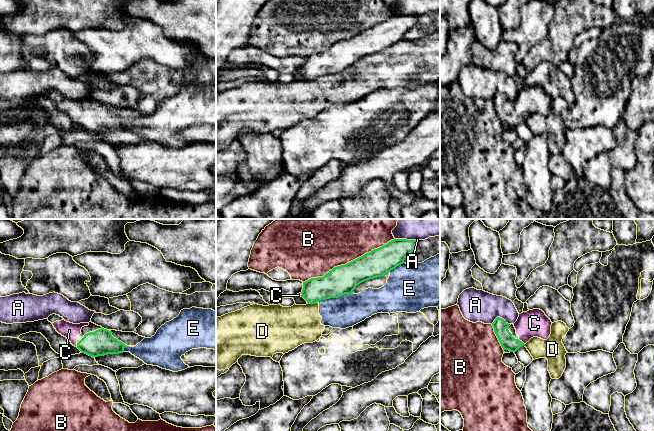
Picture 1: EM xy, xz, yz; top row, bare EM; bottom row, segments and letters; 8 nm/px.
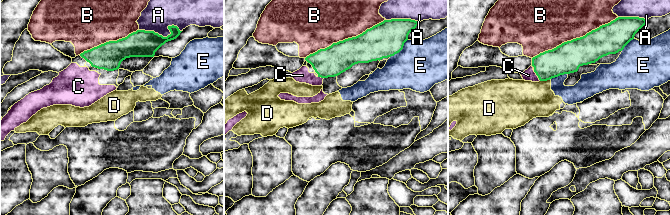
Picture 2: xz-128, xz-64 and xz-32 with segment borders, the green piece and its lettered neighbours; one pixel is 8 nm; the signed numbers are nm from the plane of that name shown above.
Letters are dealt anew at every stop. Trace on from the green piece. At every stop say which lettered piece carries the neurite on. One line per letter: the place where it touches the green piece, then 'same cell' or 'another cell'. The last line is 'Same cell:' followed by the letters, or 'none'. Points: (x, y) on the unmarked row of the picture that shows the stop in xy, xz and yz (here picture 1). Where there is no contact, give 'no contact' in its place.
A: contact xz (406, 15); another cell
B: contact xz (349, 38); another cell
C: contact yz (521, 117); same cell
D: contact xz (312, 79); another cell
E: contact xz (335, 73); another cell
Same cell: C

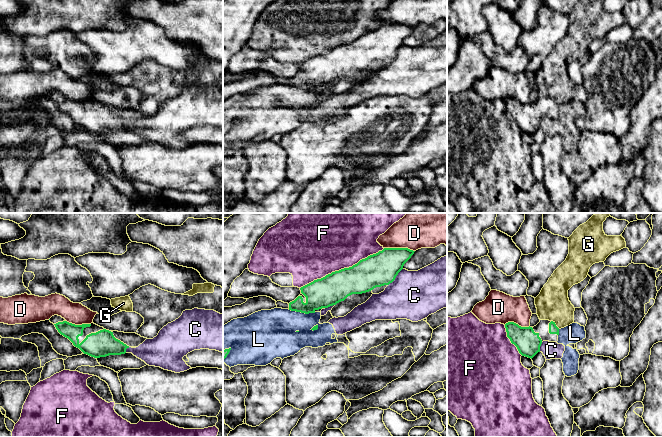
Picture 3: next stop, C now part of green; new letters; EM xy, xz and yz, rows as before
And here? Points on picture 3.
C: contact xz (395, 53); another cell
D: contact xz (399, 24); another cell
F: contact xz (342, 45); another cell
G: contact yz (555, 100); another cell
L: contact xz (302, 88); another cell
Same cell: none

